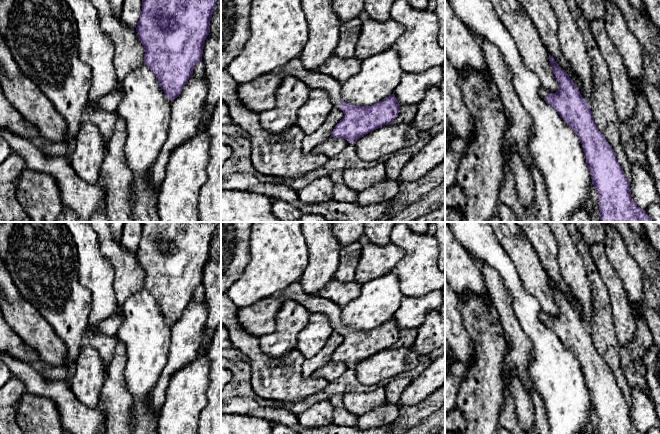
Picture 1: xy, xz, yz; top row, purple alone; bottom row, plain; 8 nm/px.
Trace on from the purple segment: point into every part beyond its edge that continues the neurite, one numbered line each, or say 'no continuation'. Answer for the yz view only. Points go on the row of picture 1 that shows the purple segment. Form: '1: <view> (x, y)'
1: yz (543, 93)

